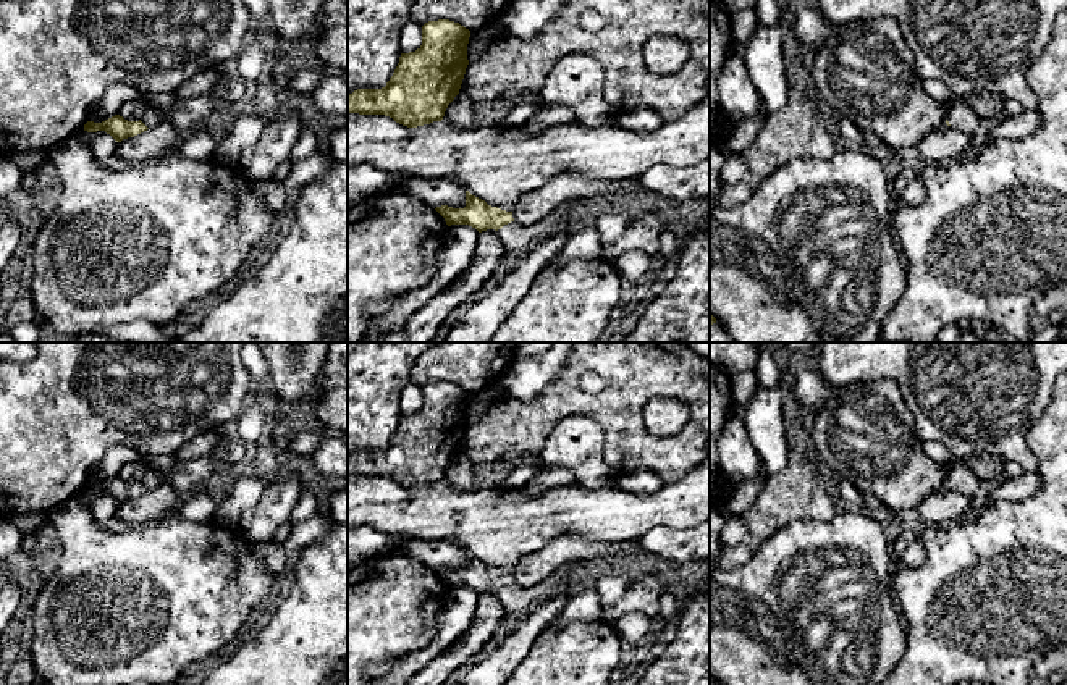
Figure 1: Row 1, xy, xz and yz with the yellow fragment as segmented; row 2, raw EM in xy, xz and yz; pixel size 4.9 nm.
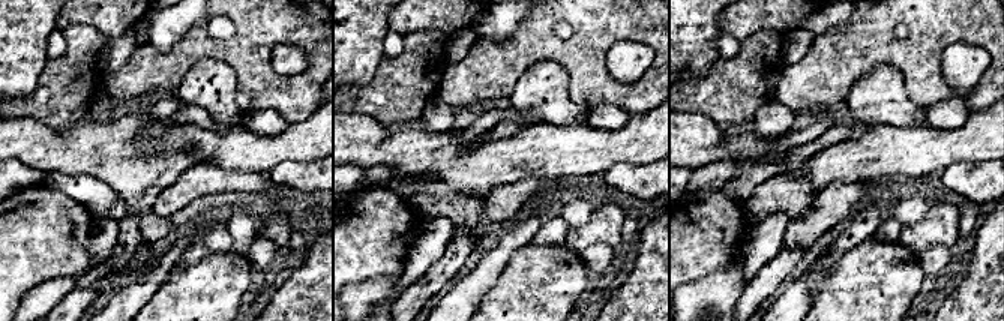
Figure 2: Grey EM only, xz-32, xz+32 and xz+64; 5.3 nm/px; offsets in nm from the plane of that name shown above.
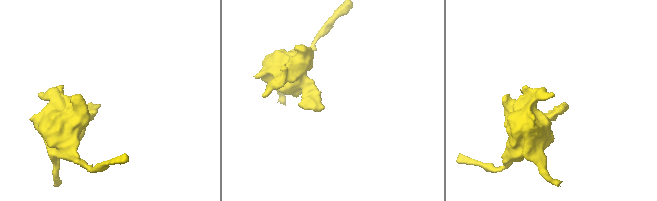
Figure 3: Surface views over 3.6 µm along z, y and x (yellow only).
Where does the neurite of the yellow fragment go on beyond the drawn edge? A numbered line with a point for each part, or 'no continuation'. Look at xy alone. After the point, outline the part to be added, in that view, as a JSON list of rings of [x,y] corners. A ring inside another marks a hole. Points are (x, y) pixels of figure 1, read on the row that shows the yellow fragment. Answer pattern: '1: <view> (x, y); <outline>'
1: xy (151, 117); [[[150,99],[144,100],[144,105],[146,105],[146,111],[144,111],[141,121],[147,128],[152,128],[162,120],[162,116],[160,116],[160,113],[157,110],[157,105]]]

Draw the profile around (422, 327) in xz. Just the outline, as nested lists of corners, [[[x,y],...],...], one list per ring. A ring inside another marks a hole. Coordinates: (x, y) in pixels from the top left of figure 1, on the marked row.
[[[495,229],[479,233],[470,267],[406,321],[406,342],[432,342],[449,313],[466,307],[467,299],[490,278],[504,252]]]

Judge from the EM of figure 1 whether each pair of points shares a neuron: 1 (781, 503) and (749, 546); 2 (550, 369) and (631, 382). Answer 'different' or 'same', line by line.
1: same
2: different

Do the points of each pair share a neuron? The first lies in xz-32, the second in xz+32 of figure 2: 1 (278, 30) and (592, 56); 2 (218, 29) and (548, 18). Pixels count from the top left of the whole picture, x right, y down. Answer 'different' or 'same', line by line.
1: same
2: different

